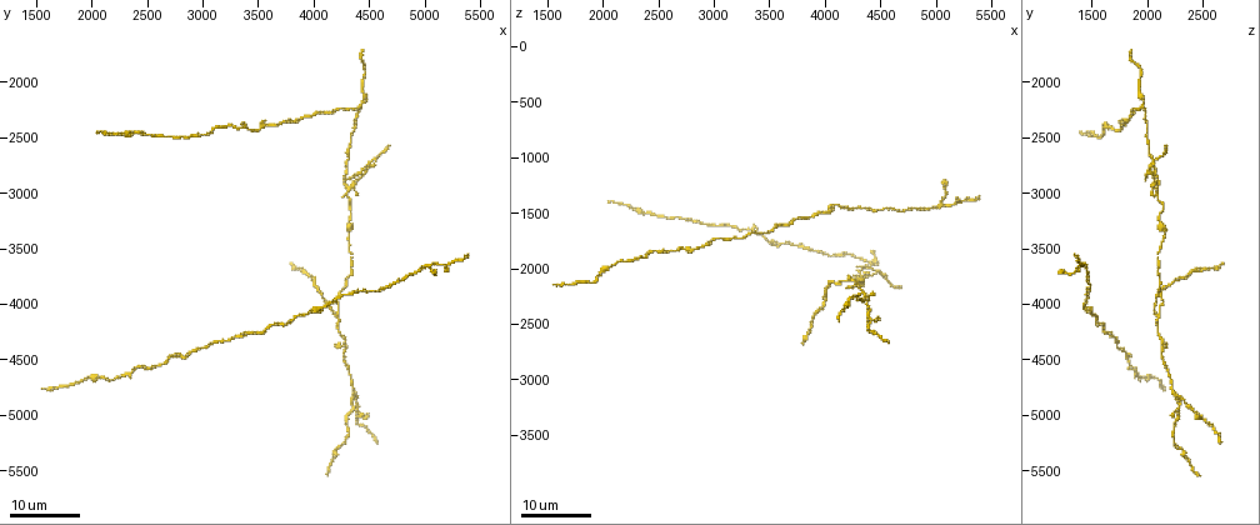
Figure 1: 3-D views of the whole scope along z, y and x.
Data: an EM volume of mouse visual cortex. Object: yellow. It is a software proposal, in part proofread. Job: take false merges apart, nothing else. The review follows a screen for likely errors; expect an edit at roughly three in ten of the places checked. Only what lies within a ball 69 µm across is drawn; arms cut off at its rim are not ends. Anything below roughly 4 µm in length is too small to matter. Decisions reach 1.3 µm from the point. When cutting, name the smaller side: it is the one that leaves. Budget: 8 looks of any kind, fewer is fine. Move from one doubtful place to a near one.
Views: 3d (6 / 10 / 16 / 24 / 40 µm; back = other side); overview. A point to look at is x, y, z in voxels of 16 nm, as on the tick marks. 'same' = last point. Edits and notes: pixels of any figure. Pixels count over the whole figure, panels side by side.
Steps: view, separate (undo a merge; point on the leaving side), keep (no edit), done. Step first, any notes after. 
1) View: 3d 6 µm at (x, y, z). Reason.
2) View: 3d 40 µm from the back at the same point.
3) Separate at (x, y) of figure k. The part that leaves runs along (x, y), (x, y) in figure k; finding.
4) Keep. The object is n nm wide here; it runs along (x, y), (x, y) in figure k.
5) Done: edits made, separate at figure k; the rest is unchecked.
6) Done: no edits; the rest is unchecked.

View: 3d 16 µm at (4280, 4480, 2120). A narrow waist.

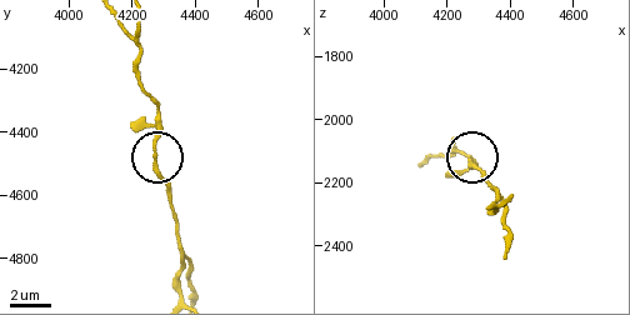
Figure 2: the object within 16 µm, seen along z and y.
View: 3d 10 µm at (4280, 4460, 2120). Zoom in.

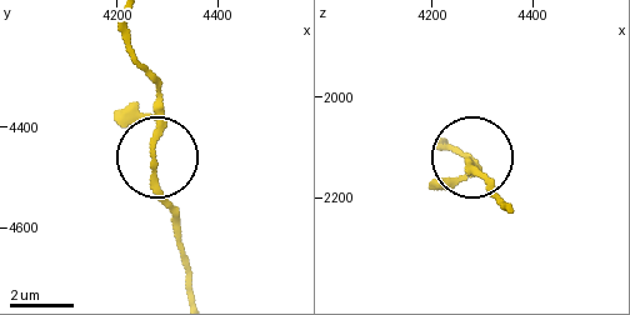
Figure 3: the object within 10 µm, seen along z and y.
View: 3d 10 µm from the back at (4270, 4465, 2125).

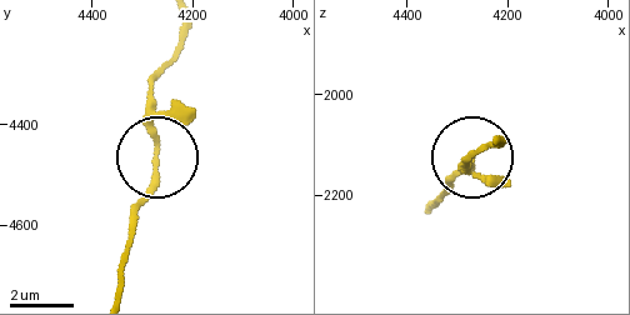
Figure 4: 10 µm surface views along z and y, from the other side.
Keep. It runs along (181, 25), (176, 58), (149, 98), (158, 163), (128, 240) in figure 4; all the same cell.

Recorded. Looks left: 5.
View: 3d 24 µm at (4200, 4100, 2080). Branch point.

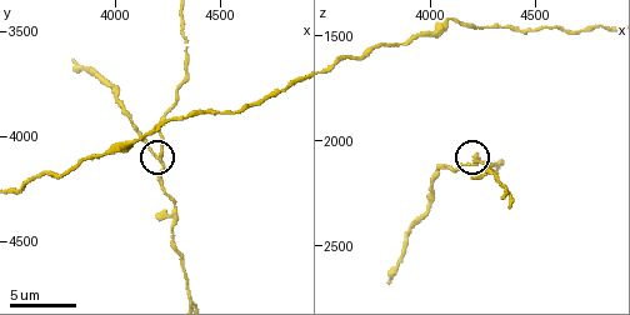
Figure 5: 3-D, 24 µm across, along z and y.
View: 3d 10 µm at the same point.

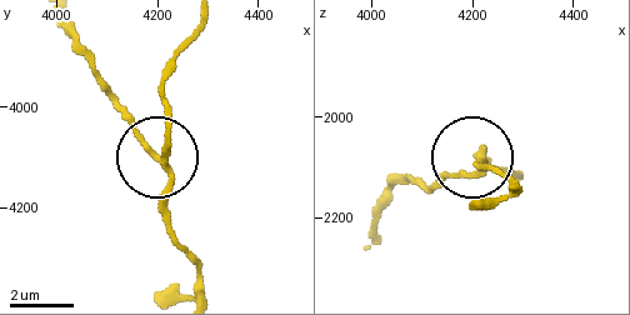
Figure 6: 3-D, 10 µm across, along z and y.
Separate at (134, 135) of figure 6. 3 arms meet here; a second cell is stuck on.

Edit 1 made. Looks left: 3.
View: 3d 16 µm at (4340, 2960, 2100). Four arms meet.

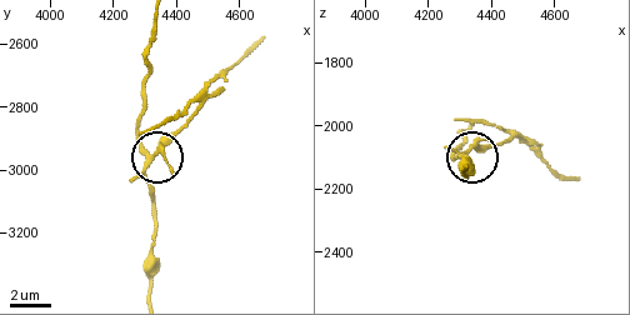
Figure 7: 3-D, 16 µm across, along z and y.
View: 3d 10 µm at (4330, 2960, 2080). Closer look.

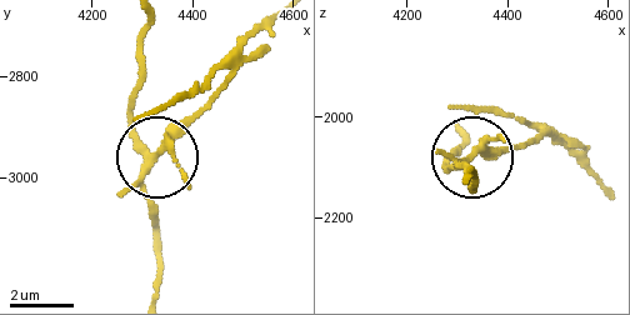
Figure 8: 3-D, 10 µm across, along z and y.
Separate at (185, 181) of figure 8. The side arm is 10 µm long; the part that leaves runs along (145, 160), (271, 24) in figure 8; a second cell is stuck on.

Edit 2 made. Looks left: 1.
Done: edits made, separate at figure 6, separate at figure 8; the rest is unchecked.

